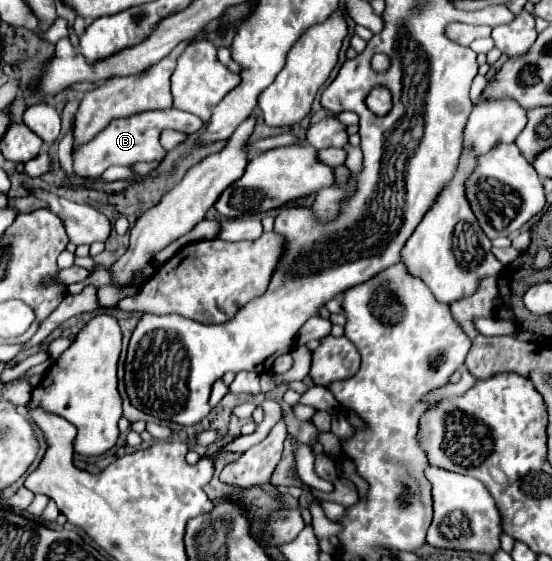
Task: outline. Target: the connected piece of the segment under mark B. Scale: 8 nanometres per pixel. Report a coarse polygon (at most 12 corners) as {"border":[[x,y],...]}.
{"border":[[177,108],[115,118],[73,148],[73,172],[163,160],[161,130],[203,122]]}

